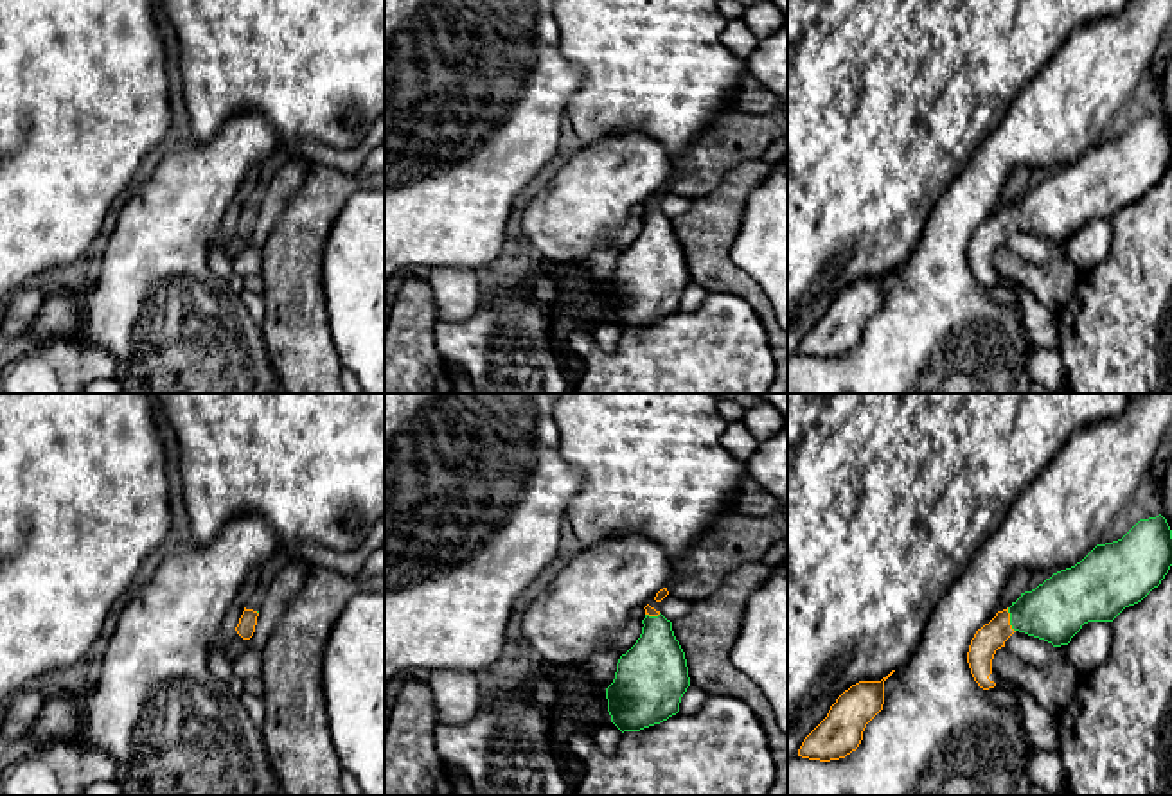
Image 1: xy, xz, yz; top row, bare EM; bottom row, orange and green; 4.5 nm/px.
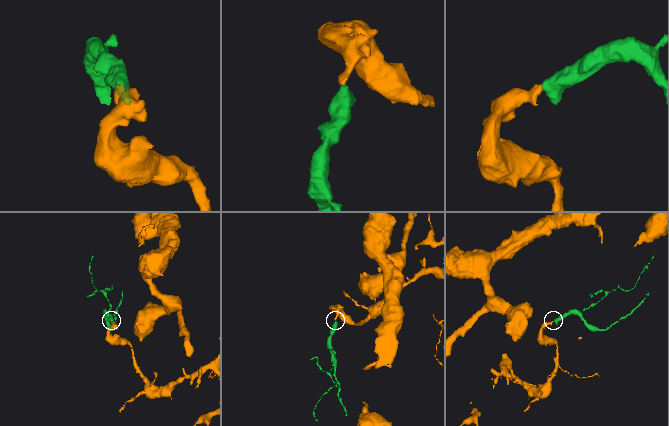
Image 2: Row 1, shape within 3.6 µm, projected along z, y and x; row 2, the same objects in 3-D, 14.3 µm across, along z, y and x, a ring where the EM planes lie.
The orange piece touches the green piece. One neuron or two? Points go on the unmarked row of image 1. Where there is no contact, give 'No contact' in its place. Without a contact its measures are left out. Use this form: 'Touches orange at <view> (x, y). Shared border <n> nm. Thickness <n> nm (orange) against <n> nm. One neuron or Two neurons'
Touches orange at yz (1009, 218). Shared border 120 nm. Thickness 120 nm (orange) against 280 nm. One neuron

